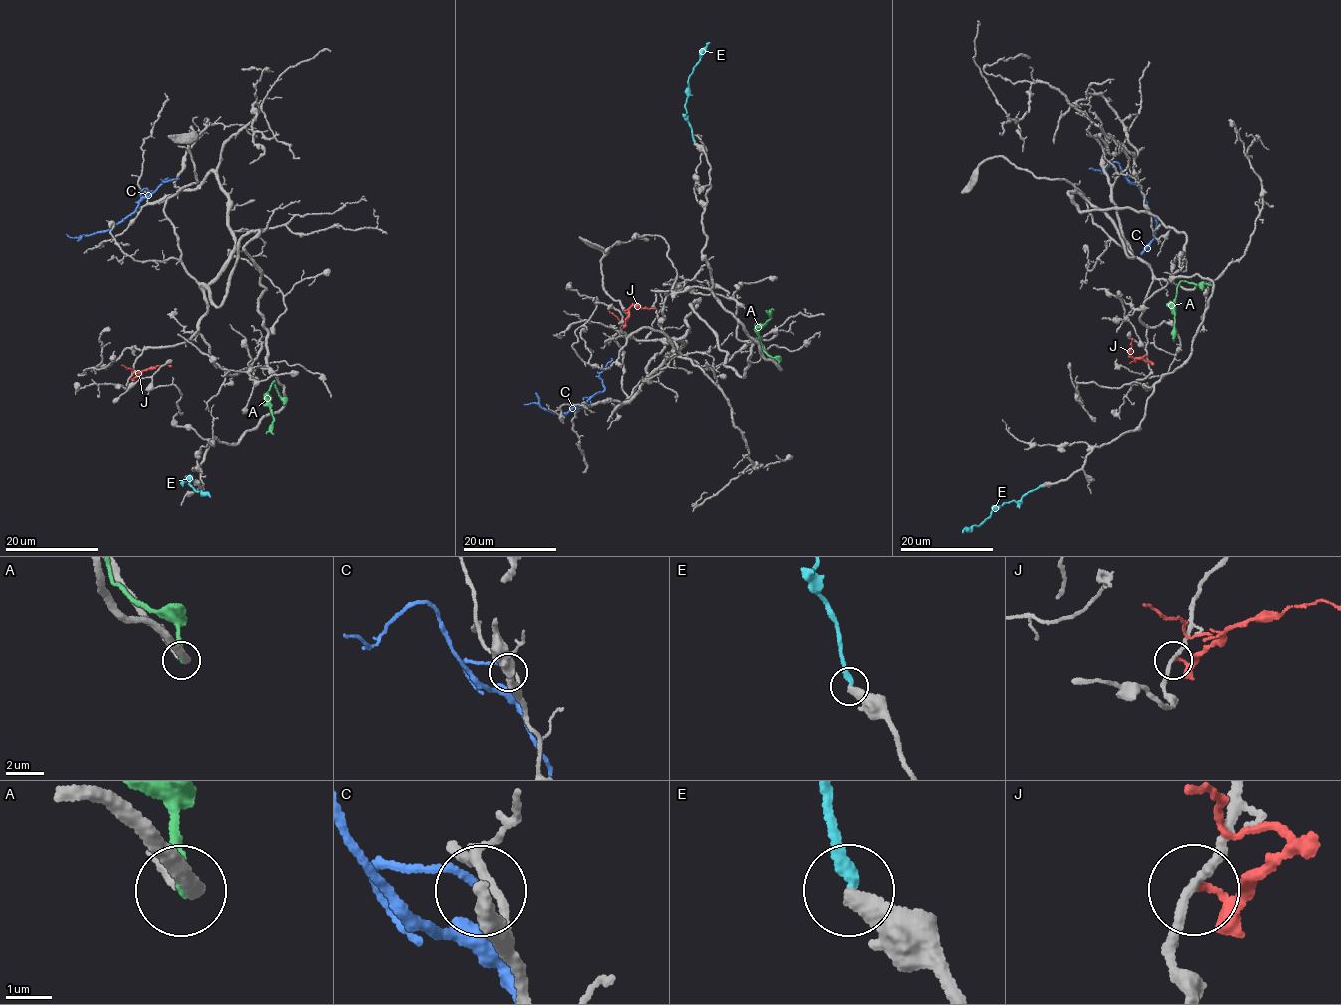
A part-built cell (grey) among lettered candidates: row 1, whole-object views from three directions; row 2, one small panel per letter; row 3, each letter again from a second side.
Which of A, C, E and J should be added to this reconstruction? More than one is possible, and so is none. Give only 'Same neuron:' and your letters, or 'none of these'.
Same neuron: none of these

